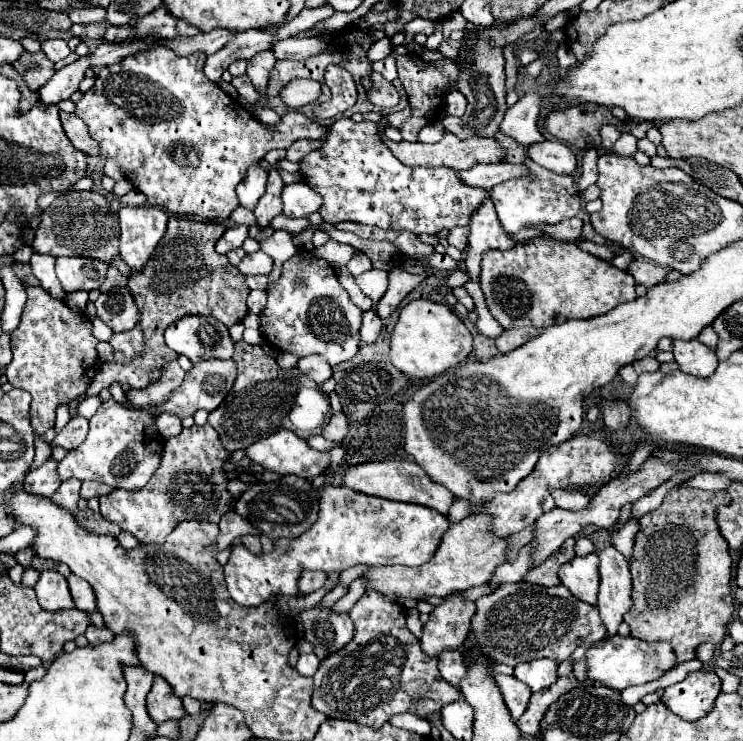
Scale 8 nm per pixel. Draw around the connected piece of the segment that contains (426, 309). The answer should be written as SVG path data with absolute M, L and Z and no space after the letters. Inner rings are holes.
M417 299L407 303L391 335L391 363L405 375L415 379L431 379L447 369L459 365L471 351L471 333L463 321L445 305L429 299Z

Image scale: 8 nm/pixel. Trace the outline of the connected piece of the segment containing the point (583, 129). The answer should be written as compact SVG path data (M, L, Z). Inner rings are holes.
M595 103L569 107L565 111L553 111L547 115L547 131L575 149L597 149L601 145L599 129L605 123L619 125L621 121L607 109Z

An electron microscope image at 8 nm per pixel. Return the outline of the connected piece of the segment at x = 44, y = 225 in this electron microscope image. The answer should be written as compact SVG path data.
M69 191L59 195L43 211L41 225L37 227L31 245L37 253L47 253L53 257L83 255L113 263L113 257L119 255L117 241L119 241L119 219L115 213L111 213L107 199L95 191Z

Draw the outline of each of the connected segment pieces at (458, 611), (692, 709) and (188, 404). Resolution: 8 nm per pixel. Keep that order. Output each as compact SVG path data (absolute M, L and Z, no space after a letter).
M461 595L445 597L423 625L423 635L419 639L423 651L431 657L439 657L443 651L461 649L471 631L473 613L473 601L467 601Z
M713 671L689 673L681 683L665 689L663 703L681 719L697 721L705 717L721 693L721 681Z
M203 359L203 361L193 365L193 369L185 375L183 383L171 393L169 401L163 403L163 405L157 405L157 411L159 413L163 413L163 411L175 413L175 415L179 415L179 419L189 417L199 409L213 411L215 407L219 407L219 403L223 403L223 399L227 397L227 391L231 391L235 375L237 375L237 367L235 367L233 359L227 359L227 361L223 361L223 359Z

